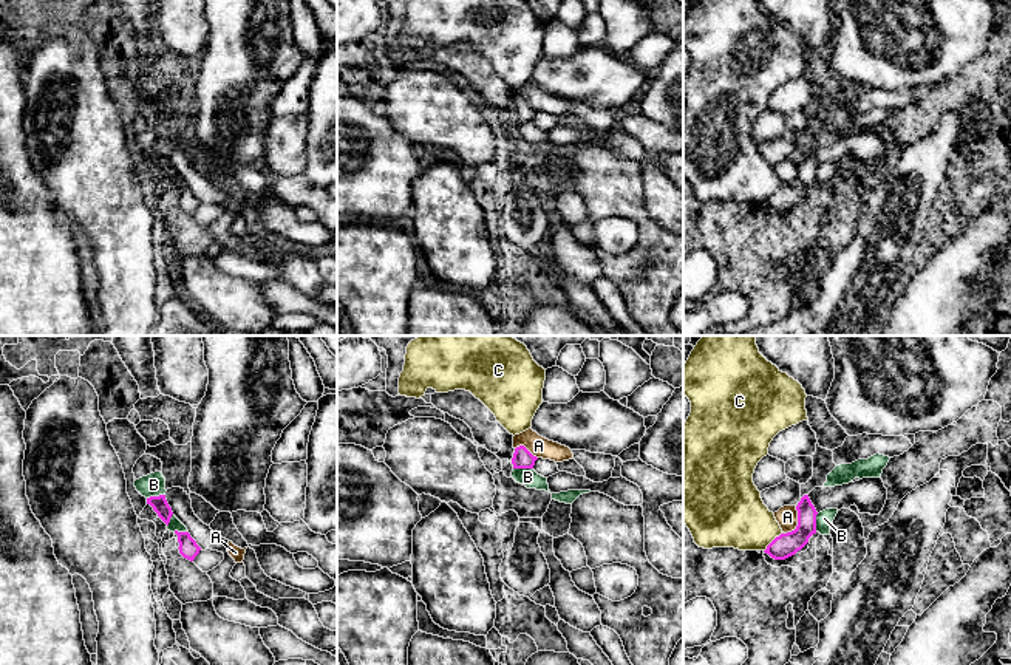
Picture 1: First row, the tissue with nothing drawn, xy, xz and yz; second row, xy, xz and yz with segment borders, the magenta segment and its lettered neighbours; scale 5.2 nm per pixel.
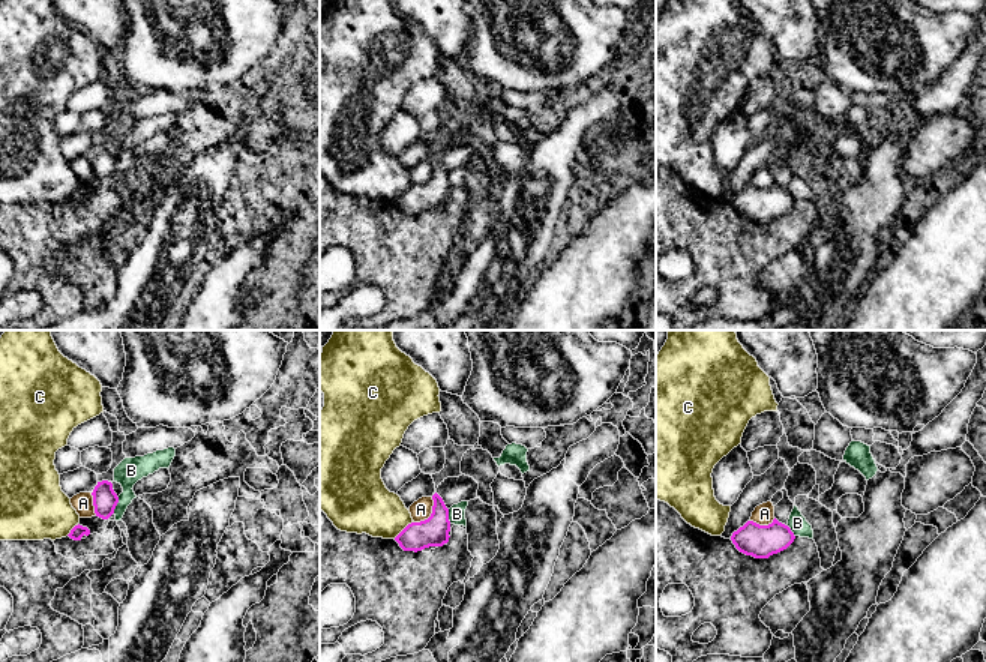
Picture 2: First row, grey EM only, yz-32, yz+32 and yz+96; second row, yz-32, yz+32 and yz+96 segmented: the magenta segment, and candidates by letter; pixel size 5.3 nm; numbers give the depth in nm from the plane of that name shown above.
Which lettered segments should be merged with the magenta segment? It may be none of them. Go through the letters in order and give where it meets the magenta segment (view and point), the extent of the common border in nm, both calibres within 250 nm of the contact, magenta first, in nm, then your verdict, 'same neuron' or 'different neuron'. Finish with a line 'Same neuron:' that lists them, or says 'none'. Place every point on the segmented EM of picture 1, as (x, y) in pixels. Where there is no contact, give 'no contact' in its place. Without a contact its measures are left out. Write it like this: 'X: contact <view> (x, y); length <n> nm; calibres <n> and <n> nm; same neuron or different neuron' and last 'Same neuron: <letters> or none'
A: contact yz (798, 523); length 170 nm; calibres 120 and 110 nm; different neuron
B: contact xz (523, 467); length 100 nm; calibres 100 and 100 nm; different neuron
C: contact yz (772, 542); length 140 nm; calibres 120 and 340 nm; different neuron
Same neuron: none

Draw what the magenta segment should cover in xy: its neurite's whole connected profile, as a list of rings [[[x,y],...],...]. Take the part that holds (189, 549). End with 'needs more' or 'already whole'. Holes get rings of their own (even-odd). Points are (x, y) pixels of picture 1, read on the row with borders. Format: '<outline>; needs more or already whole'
[[[175,530],[175,534],[178,535],[178,543],[179,543],[179,554],[193,561],[195,557],[199,554],[201,547],[196,544],[196,541],[190,537],[189,532],[178,532]]]; already whole

